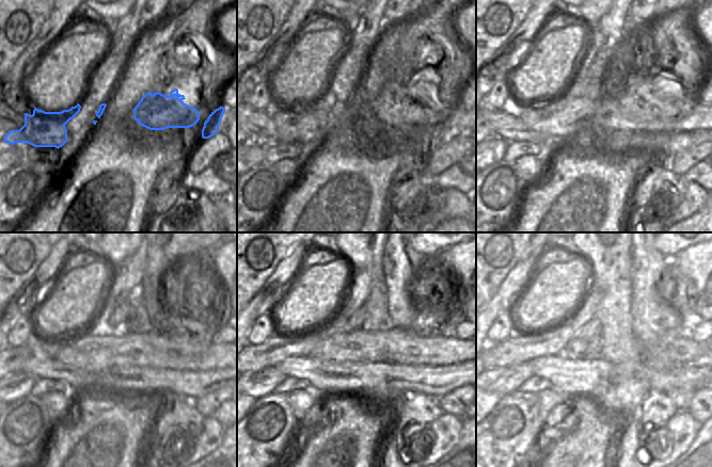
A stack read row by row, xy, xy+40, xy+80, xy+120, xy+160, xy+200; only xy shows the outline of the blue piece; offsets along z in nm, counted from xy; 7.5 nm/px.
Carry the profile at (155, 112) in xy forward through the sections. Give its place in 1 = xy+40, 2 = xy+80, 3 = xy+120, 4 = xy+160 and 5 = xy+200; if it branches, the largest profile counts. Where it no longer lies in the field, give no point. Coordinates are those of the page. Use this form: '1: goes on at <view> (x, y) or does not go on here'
1: goes on at xy+40 (409, 108)
2: goes on at xy+80 (661, 103)
3: goes on at xy+120 (184, 342)
4: goes on at xy+160 (422, 344)
5: goes on at xy+200 (682, 351)

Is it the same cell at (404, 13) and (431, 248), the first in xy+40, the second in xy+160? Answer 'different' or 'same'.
same

